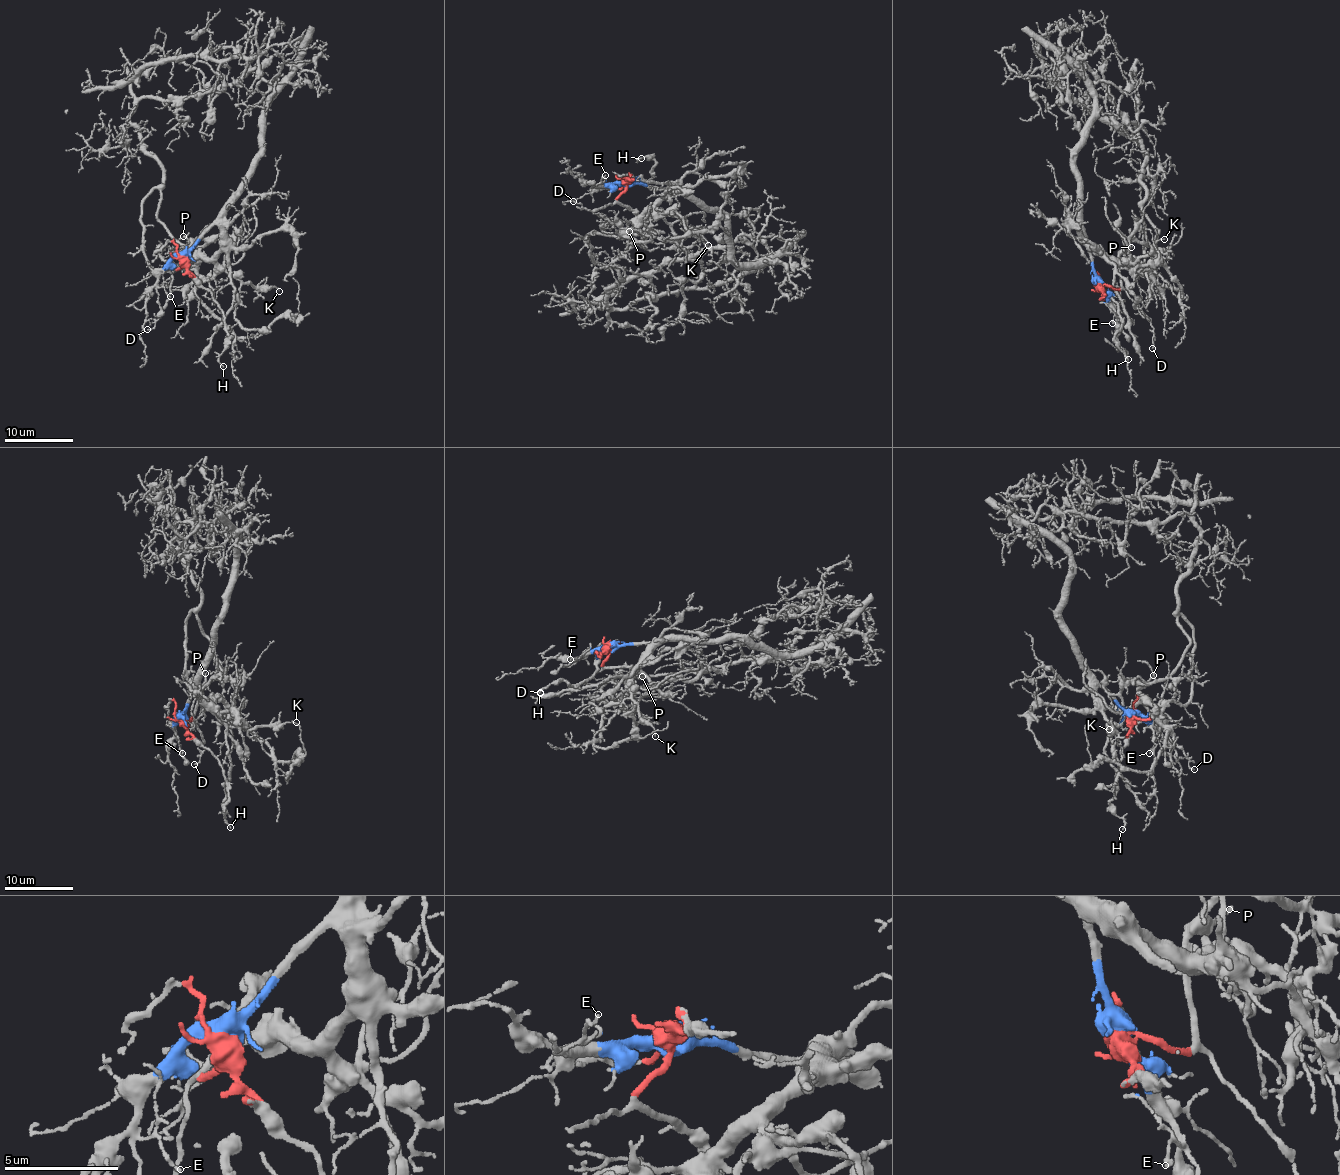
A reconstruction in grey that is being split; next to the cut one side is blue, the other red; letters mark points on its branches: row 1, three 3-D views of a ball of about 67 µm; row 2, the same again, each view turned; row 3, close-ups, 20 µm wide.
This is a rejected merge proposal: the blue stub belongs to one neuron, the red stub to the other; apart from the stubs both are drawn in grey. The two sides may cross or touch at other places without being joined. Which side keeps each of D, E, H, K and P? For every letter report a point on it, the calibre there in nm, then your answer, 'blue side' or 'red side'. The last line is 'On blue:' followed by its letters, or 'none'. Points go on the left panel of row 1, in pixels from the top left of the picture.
D: at (147, 329); 110 nm thick; red side
E: at (170, 296); 110 nm thick; blue side
H: at (223, 366); 120 nm thick; red side
K: at (279, 291); 120 nm thick; blue side
P: at (183, 236); 160 nm thick; red side
On blue: E, K

